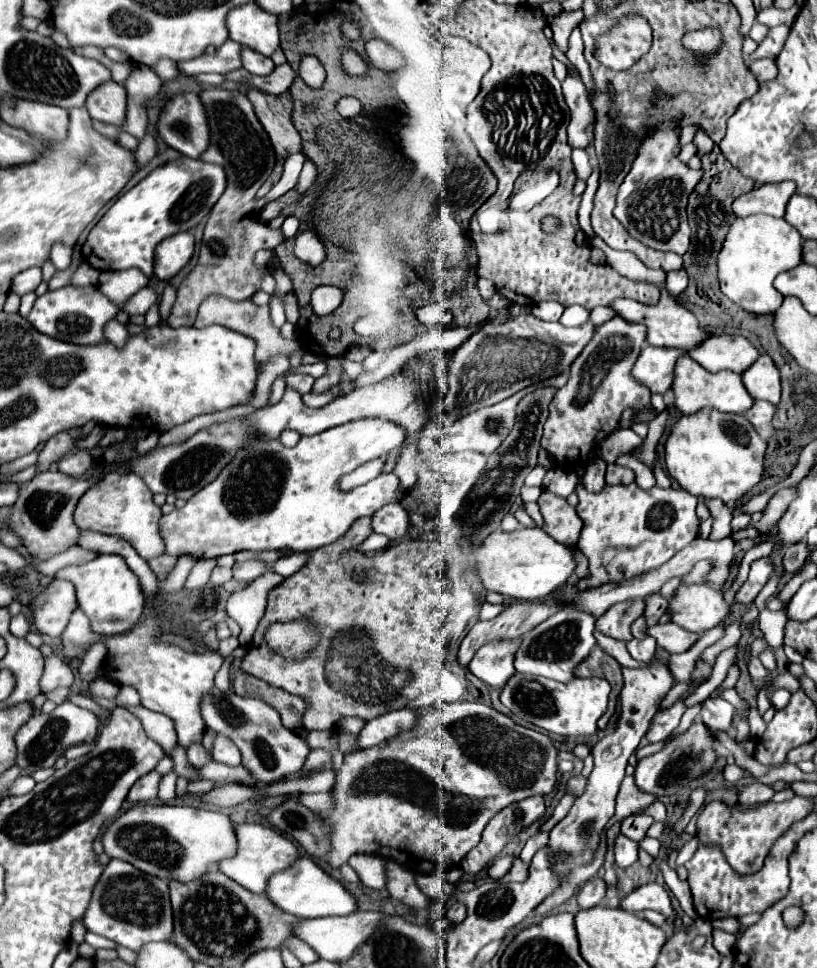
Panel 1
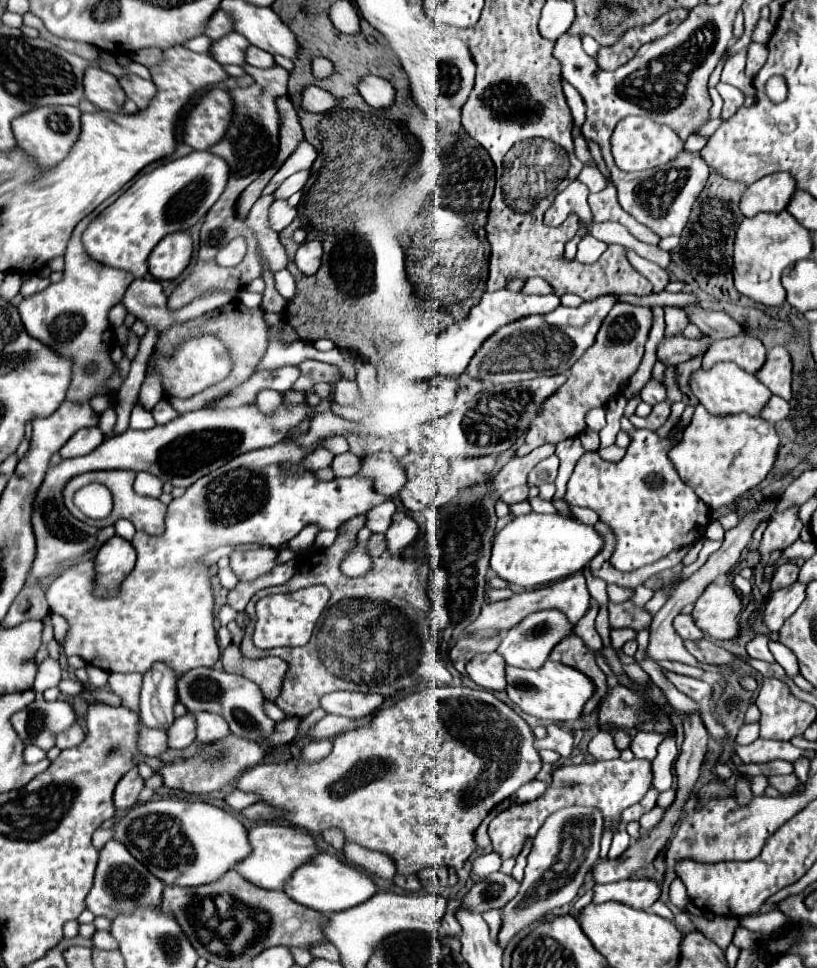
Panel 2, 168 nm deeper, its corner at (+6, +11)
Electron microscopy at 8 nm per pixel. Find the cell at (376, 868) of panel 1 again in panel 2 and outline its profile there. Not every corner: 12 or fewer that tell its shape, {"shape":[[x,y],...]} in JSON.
{"shape":[[345,843],[345,859],[371,875],[393,879],[391,857]]}

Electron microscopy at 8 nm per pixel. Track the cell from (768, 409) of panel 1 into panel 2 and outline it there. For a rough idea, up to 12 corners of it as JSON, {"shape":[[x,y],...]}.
{"shape":[[775,395],[761,409],[769,423],[789,415],[789,403]]}

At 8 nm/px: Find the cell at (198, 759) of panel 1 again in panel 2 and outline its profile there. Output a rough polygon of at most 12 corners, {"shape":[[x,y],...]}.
{"shape":[[193,713],[173,721],[167,733],[171,749],[185,749],[197,737]]}

